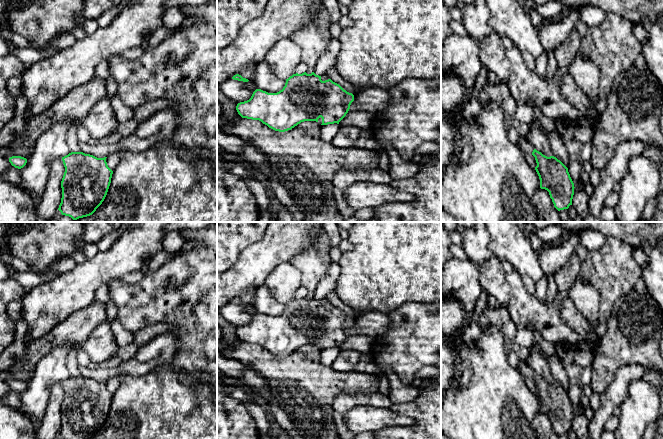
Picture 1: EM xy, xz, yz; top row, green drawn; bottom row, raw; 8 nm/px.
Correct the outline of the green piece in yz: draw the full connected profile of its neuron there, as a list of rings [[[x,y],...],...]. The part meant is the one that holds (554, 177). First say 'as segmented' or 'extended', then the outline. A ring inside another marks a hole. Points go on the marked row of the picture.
extended; [[[519,138],[518,146],[535,157],[540,188],[549,192],[554,207],[558,211],[568,209],[572,205],[575,188],[568,168],[556,157],[547,157],[537,151],[526,138]]]

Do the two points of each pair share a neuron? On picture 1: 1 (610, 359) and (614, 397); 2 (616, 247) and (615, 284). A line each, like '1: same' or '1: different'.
1: different
2: same

